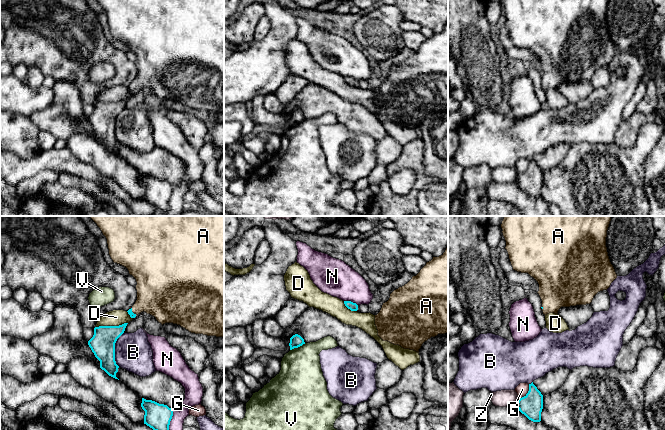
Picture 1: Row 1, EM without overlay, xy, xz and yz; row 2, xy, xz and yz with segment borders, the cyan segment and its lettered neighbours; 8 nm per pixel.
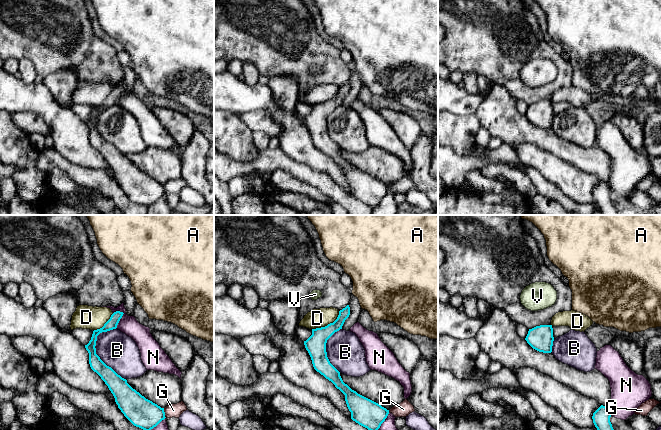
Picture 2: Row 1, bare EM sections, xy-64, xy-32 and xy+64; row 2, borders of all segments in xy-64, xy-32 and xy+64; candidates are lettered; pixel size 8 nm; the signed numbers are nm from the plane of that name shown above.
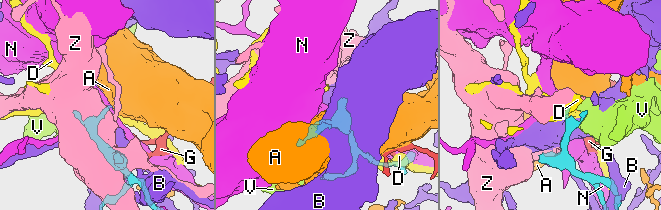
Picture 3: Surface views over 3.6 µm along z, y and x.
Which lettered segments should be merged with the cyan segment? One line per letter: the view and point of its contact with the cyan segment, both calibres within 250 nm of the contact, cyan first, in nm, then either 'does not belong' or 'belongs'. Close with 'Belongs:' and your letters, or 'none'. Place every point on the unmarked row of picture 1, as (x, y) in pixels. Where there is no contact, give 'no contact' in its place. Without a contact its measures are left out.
A: xy (132, 88) | 50/340 nm | belongs
B: xy (114, 125) | 200/300 nm | does not belong
D: xy (111, 102) | 200/130 nm | does not belong
G: yz (528, 168) | 190/100 nm | does not belong
N: xz (350, 77) | 70/280 nm | does not belong
V: xz (297, 123) | 100/360 nm | does not belong
Z: yz (517, 178) | 190/140 nm | does not belong
Belongs: A

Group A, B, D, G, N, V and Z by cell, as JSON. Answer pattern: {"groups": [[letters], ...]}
{"groups": [["A"], ["B"], ["D"], ["G"], ["N"], ["V"], ["Z"]]}

